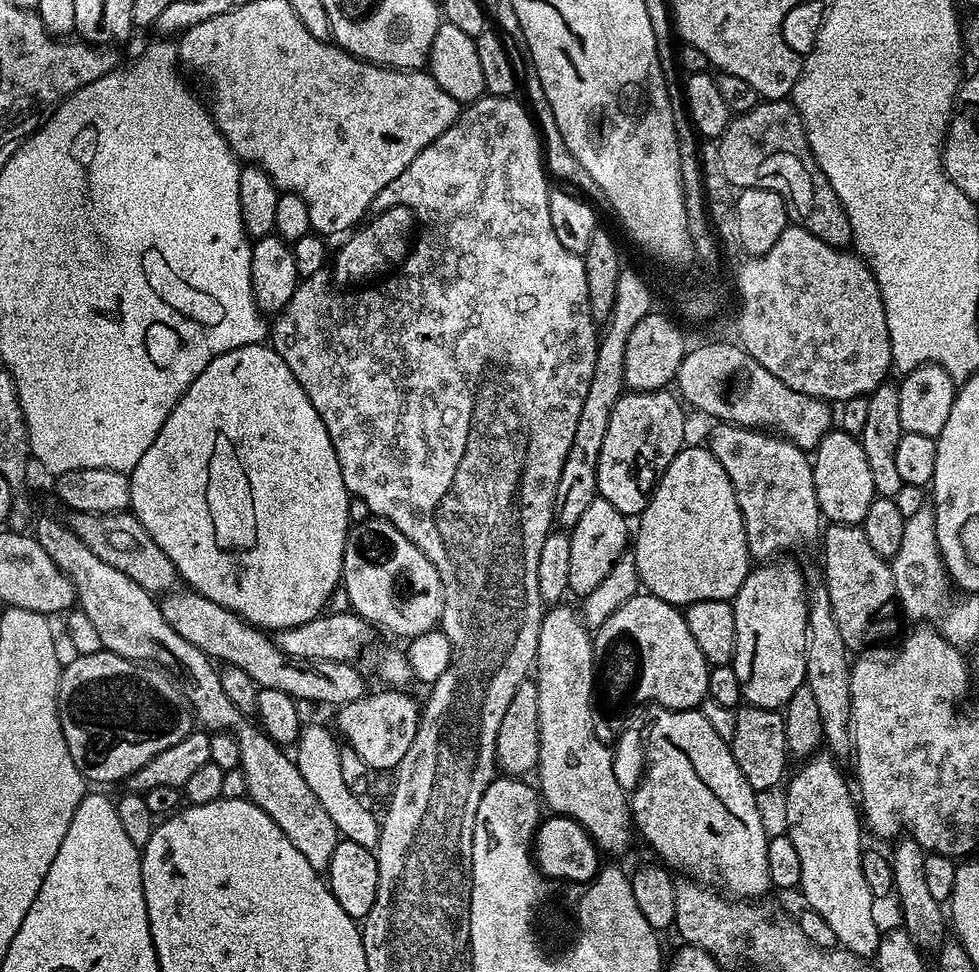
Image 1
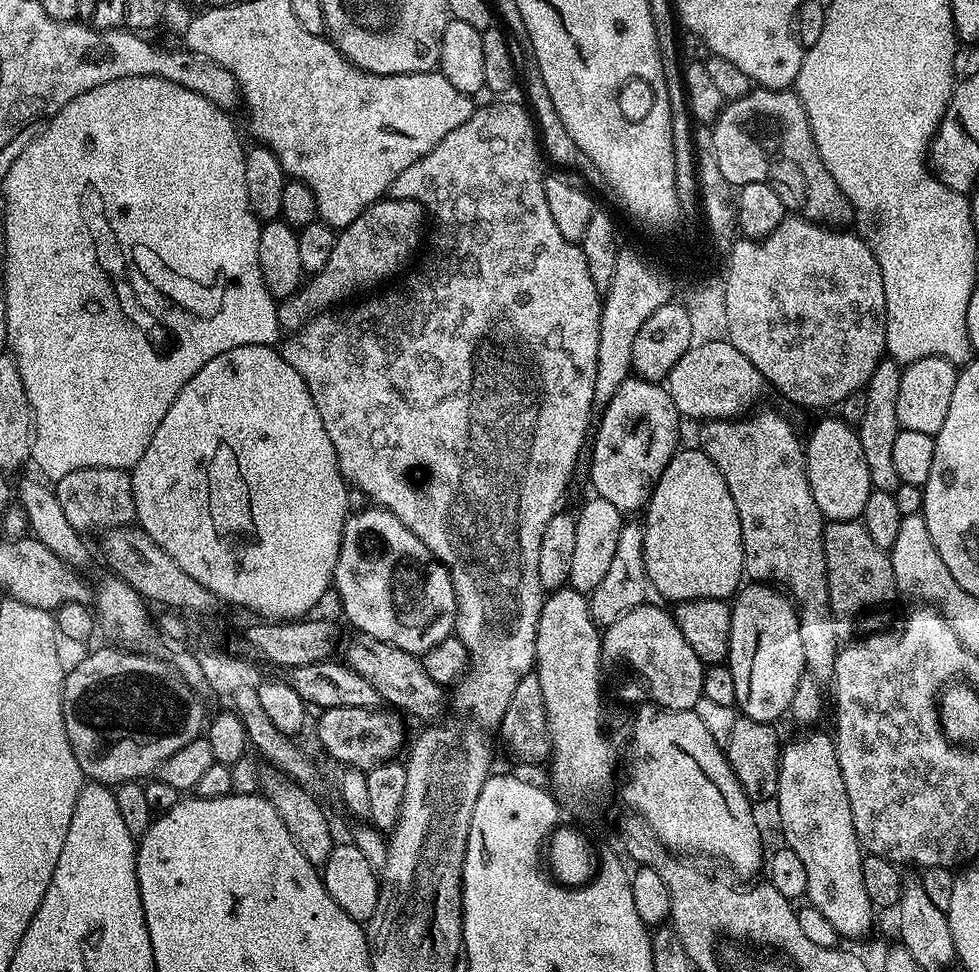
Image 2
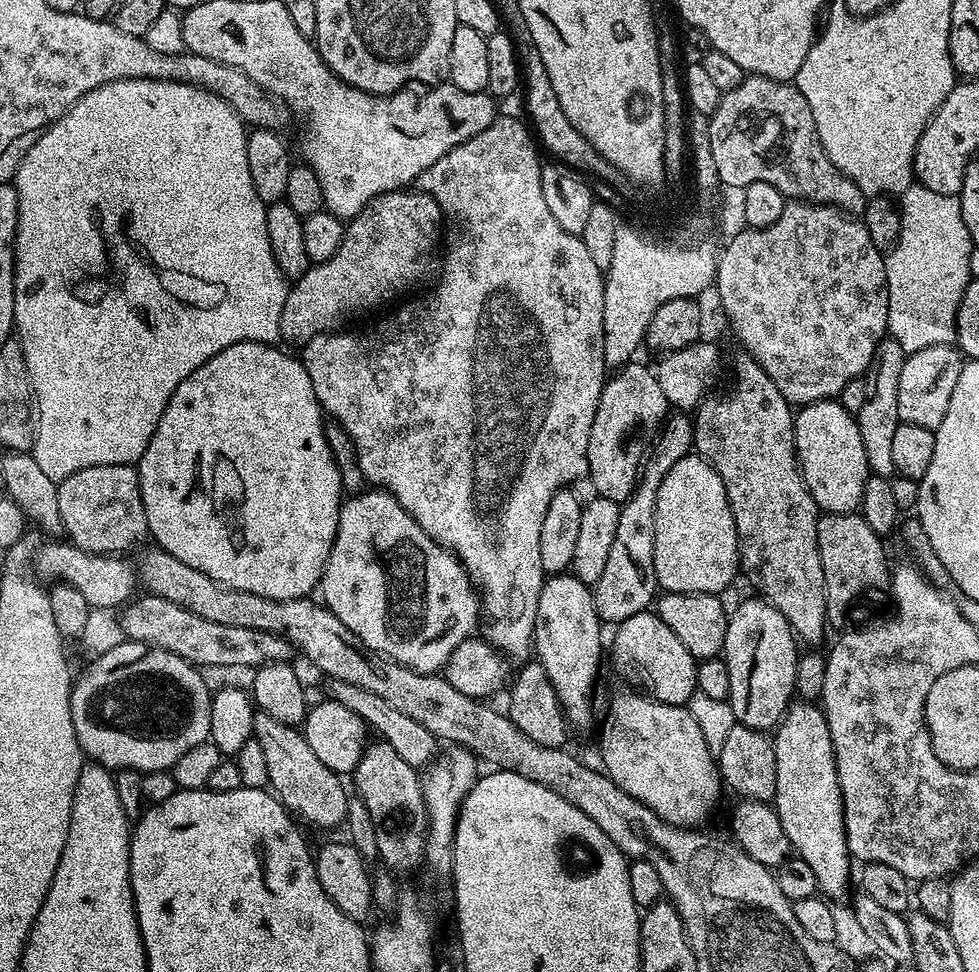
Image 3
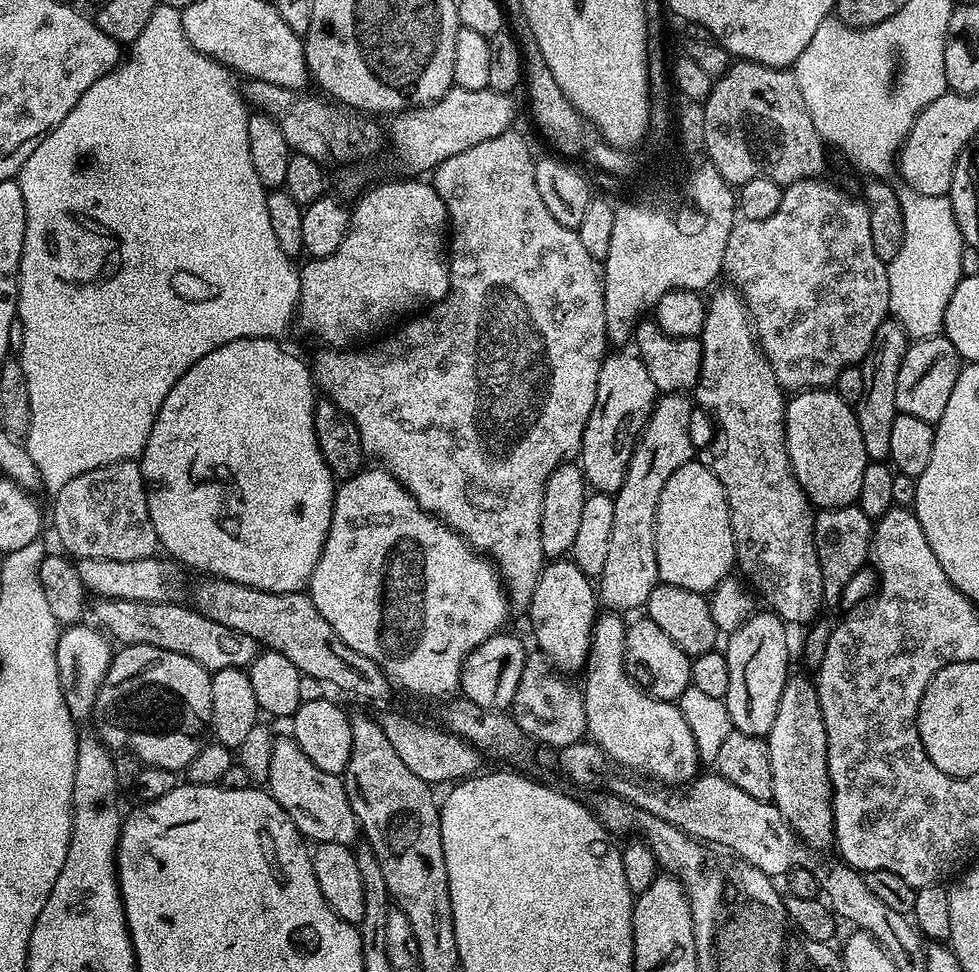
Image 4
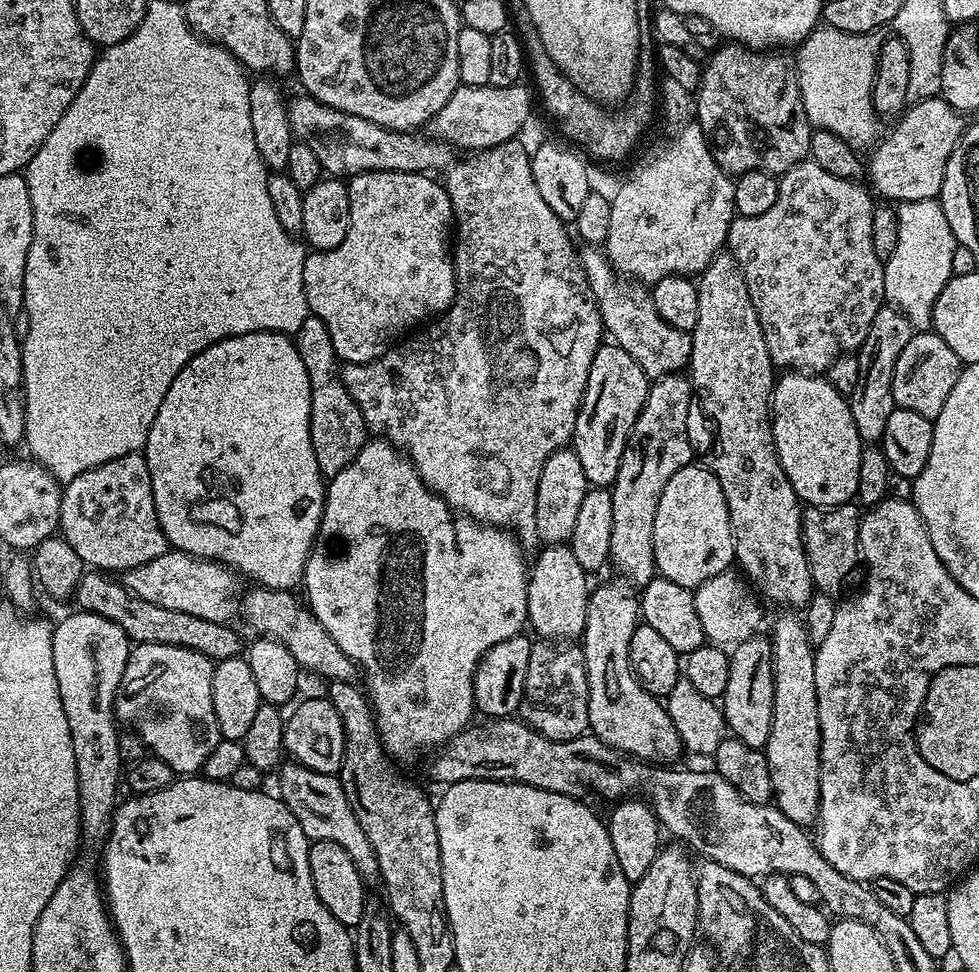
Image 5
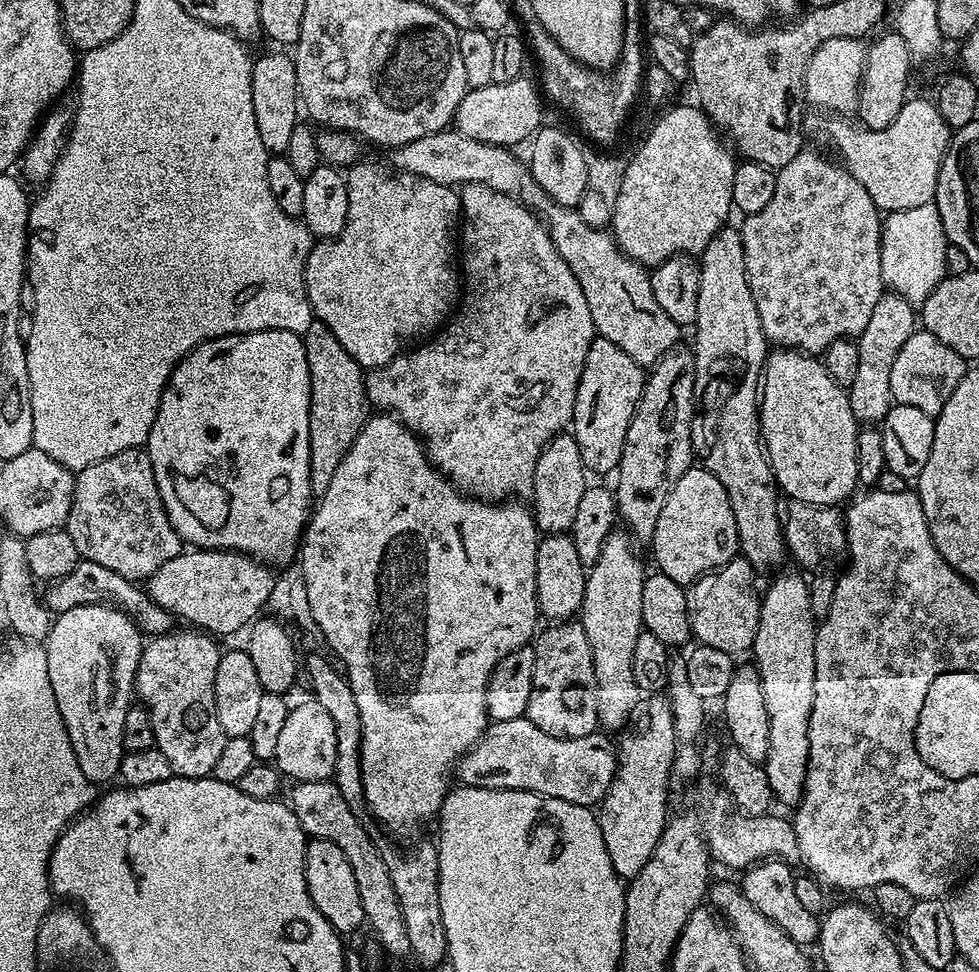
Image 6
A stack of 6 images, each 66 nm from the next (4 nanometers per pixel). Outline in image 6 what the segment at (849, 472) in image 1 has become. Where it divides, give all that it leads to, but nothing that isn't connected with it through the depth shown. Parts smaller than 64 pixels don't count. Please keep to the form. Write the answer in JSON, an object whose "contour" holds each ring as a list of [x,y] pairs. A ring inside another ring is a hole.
{"contour":[[[791,348],[769,351],[768,363],[762,373],[760,439],[764,442],[768,461],[772,463],[772,473],[776,476],[779,491],[789,501],[800,500],[802,503],[840,506],[857,491],[857,431],[858,422],[850,410],[847,391],[840,388],[834,378],[830,378],[823,363],[815,355]]]}

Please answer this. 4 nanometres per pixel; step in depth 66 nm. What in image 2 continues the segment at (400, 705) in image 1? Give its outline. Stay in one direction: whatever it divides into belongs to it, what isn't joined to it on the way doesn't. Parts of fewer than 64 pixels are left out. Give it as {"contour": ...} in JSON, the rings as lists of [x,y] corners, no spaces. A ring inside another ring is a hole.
{"contour":[[[325,708],[319,713],[316,736],[340,766],[367,770],[374,764],[393,759],[396,751],[405,747],[404,724],[399,720],[401,717],[395,711],[384,711],[374,708]]]}

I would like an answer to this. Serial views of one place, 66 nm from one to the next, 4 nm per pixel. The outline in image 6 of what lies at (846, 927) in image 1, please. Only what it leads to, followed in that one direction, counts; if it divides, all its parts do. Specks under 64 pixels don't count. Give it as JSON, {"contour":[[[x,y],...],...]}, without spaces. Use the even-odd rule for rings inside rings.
{"contour":[[[796,572],[776,577],[768,589],[763,589],[757,636],[750,649],[751,655],[756,655],[754,667],[760,671],[770,726],[770,750],[763,766],[766,778],[770,778],[773,797],[789,806],[799,804],[804,795],[810,758],[810,710],[814,706],[816,665],[814,642],[818,627],[818,621],[812,616],[809,581]]]}

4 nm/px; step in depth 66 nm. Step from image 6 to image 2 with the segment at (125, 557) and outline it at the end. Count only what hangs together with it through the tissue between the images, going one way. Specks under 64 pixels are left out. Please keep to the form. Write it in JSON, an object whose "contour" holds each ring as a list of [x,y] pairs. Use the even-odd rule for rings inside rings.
{"contour":[[[79,468],[55,481],[54,491],[70,526],[82,534],[103,533],[110,528],[131,525],[136,519],[132,478],[122,468]]]}

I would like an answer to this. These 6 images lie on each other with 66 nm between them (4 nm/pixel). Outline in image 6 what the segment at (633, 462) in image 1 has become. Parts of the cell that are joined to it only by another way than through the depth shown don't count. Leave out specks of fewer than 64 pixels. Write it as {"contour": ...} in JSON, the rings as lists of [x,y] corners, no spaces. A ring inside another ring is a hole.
{"contour":[[[597,338],[586,350],[586,362],[582,366],[582,378],[578,382],[578,394],[574,402],[574,414],[570,435],[578,442],[582,462],[589,473],[615,473],[620,466],[622,450],[626,442],[626,430],[636,413],[646,379],[645,369],[626,354],[618,350],[614,342]]]}

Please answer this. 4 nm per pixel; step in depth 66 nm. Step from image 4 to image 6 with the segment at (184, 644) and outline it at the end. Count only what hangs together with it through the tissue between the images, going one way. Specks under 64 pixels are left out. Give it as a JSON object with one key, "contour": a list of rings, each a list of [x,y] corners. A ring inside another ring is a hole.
{"contour":[[[80,559],[74,566],[74,570],[70,570],[70,574],[66,574],[61,580],[51,581],[45,588],[48,589],[45,592],[43,589],[42,600],[52,614],[74,610],[78,606],[108,604],[120,612],[125,612],[140,627],[145,637],[164,636],[174,628],[172,613],[162,610],[158,602],[151,600],[147,591],[137,581],[122,578],[122,574],[114,574],[114,570],[100,565],[99,562]]]}

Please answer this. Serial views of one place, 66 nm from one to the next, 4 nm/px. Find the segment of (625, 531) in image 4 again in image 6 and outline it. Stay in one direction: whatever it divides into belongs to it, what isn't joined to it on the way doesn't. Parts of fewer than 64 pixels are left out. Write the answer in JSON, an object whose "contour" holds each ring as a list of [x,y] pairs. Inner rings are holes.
{"contour":[[[684,347],[670,349],[647,373],[642,398],[630,422],[630,430],[626,430],[620,466],[614,476],[619,519],[635,539],[637,536],[644,542],[651,541],[658,526],[658,514],[662,514],[670,490],[694,464],[692,399],[698,393],[696,358],[691,347]]]}

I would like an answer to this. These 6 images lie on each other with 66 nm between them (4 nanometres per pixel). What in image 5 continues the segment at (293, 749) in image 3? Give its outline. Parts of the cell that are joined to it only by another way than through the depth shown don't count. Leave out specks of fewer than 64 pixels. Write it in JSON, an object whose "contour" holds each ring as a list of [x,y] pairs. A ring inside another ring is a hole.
{"contour":[[[288,762],[279,769],[280,792],[279,799],[298,818],[298,826],[308,835],[309,841],[335,842],[342,846],[346,854],[354,861],[358,874],[366,882],[380,880],[378,870],[378,854],[374,854],[374,846],[370,846],[370,838],[366,838],[366,830],[358,826],[358,818],[354,818],[354,810],[350,810],[350,802],[346,802],[346,790],[342,790],[339,775],[331,772],[310,770],[295,762]]]}

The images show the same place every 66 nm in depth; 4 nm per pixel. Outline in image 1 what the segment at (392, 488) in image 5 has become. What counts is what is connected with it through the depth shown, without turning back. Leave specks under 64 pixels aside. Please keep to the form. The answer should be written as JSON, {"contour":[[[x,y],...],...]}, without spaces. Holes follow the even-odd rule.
{"contour":[[[371,518],[360,524],[353,523],[348,530],[348,541],[344,551],[344,575],[342,592],[348,595],[351,611],[377,629],[385,628],[396,636],[411,638],[418,634],[433,631],[440,623],[444,595],[442,594],[442,578],[438,578],[438,570],[434,570],[434,562],[402,534],[388,520]]]}

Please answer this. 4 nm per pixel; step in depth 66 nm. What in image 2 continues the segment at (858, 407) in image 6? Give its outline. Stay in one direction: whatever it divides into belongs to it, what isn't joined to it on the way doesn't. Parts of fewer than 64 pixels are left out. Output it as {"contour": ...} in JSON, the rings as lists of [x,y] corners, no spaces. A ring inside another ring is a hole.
{"contour":[[[891,358],[880,361],[880,365],[874,370],[874,374],[868,379],[866,391],[866,415],[858,425],[860,441],[862,442],[862,458],[866,458],[866,470],[870,470],[872,487],[878,492],[895,493],[896,487],[901,484],[898,478],[898,469],[894,466],[894,438],[898,438],[901,427],[898,422],[898,382],[900,381],[901,365]]]}

